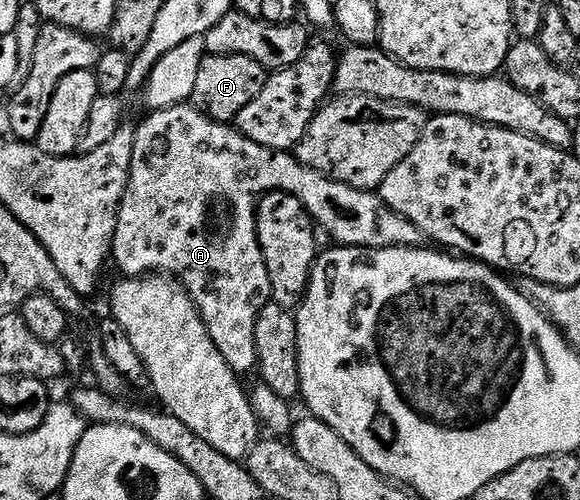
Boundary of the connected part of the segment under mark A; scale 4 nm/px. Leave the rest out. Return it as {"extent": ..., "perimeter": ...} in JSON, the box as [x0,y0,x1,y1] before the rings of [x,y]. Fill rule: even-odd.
{"extent":[112,105,423,373],"perimeter":[[[179,105],[176,107],[165,107],[163,111],[150,111],[147,119],[143,121],[134,131],[134,148],[132,149],[132,165],[130,166],[130,180],[126,186],[126,192],[122,198],[122,203],[118,207],[118,224],[114,230],[114,242],[112,244],[113,262],[118,262],[118,267],[126,277],[146,277],[151,273],[161,273],[166,277],[173,277],[177,282],[185,287],[194,304],[198,306],[198,311],[202,314],[204,325],[224,361],[233,371],[245,373],[253,372],[258,365],[258,354],[256,353],[256,321],[260,305],[265,304],[271,298],[270,278],[263,266],[262,253],[258,249],[258,220],[256,218],[256,197],[271,191],[283,191],[289,195],[294,195],[302,202],[304,209],[312,217],[318,215],[334,215],[334,239],[335,244],[348,247],[417,247],[423,242],[422,230],[416,225],[412,225],[403,217],[397,215],[391,207],[387,207],[375,192],[352,189],[352,185],[344,185],[335,179],[329,179],[327,175],[321,175],[316,169],[305,167],[299,163],[293,153],[288,151],[273,151],[264,145],[256,145],[248,137],[244,137],[237,126],[228,123],[217,123],[215,119],[209,119],[204,113],[200,113],[192,105]]]}

